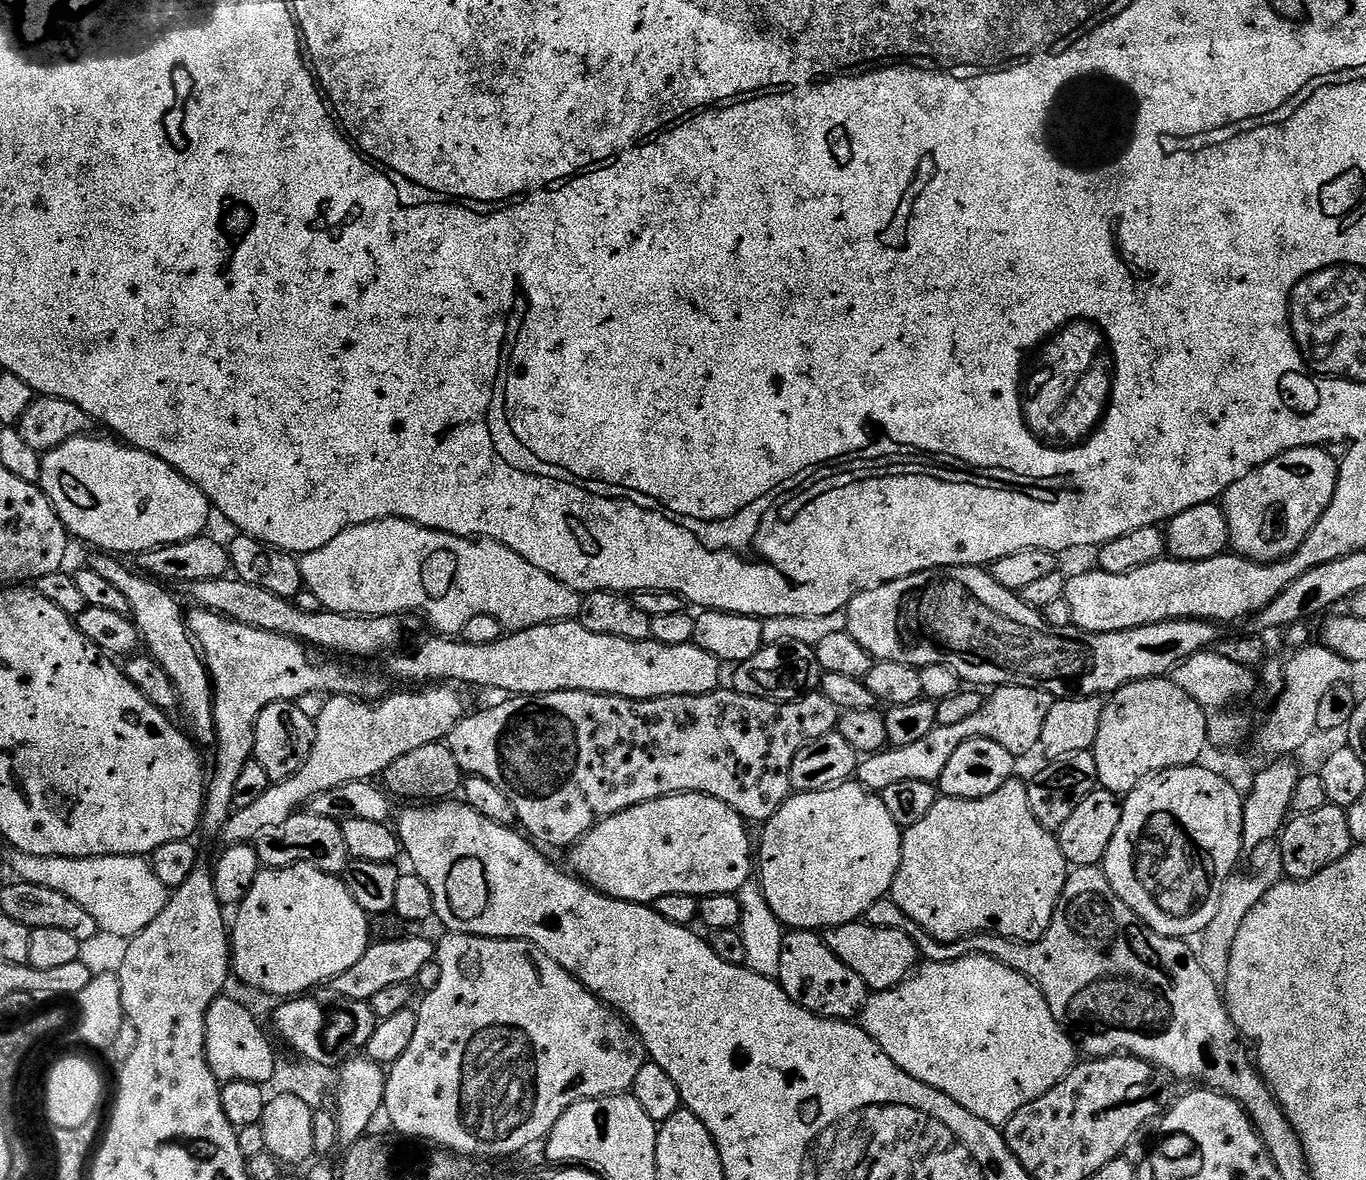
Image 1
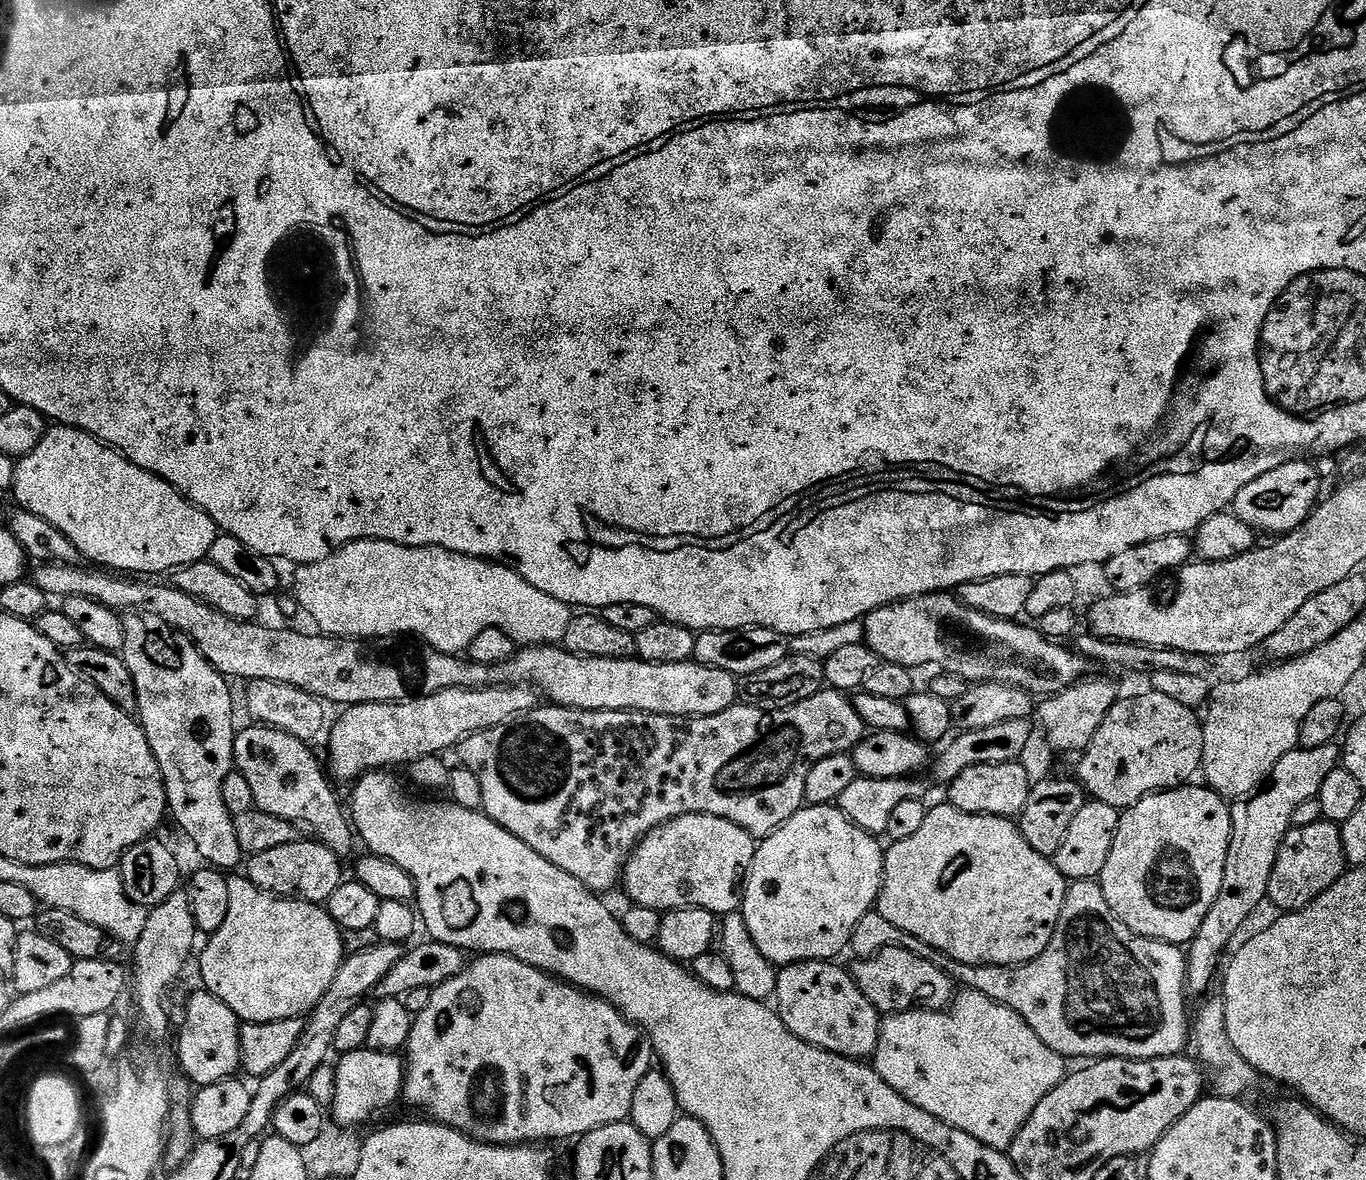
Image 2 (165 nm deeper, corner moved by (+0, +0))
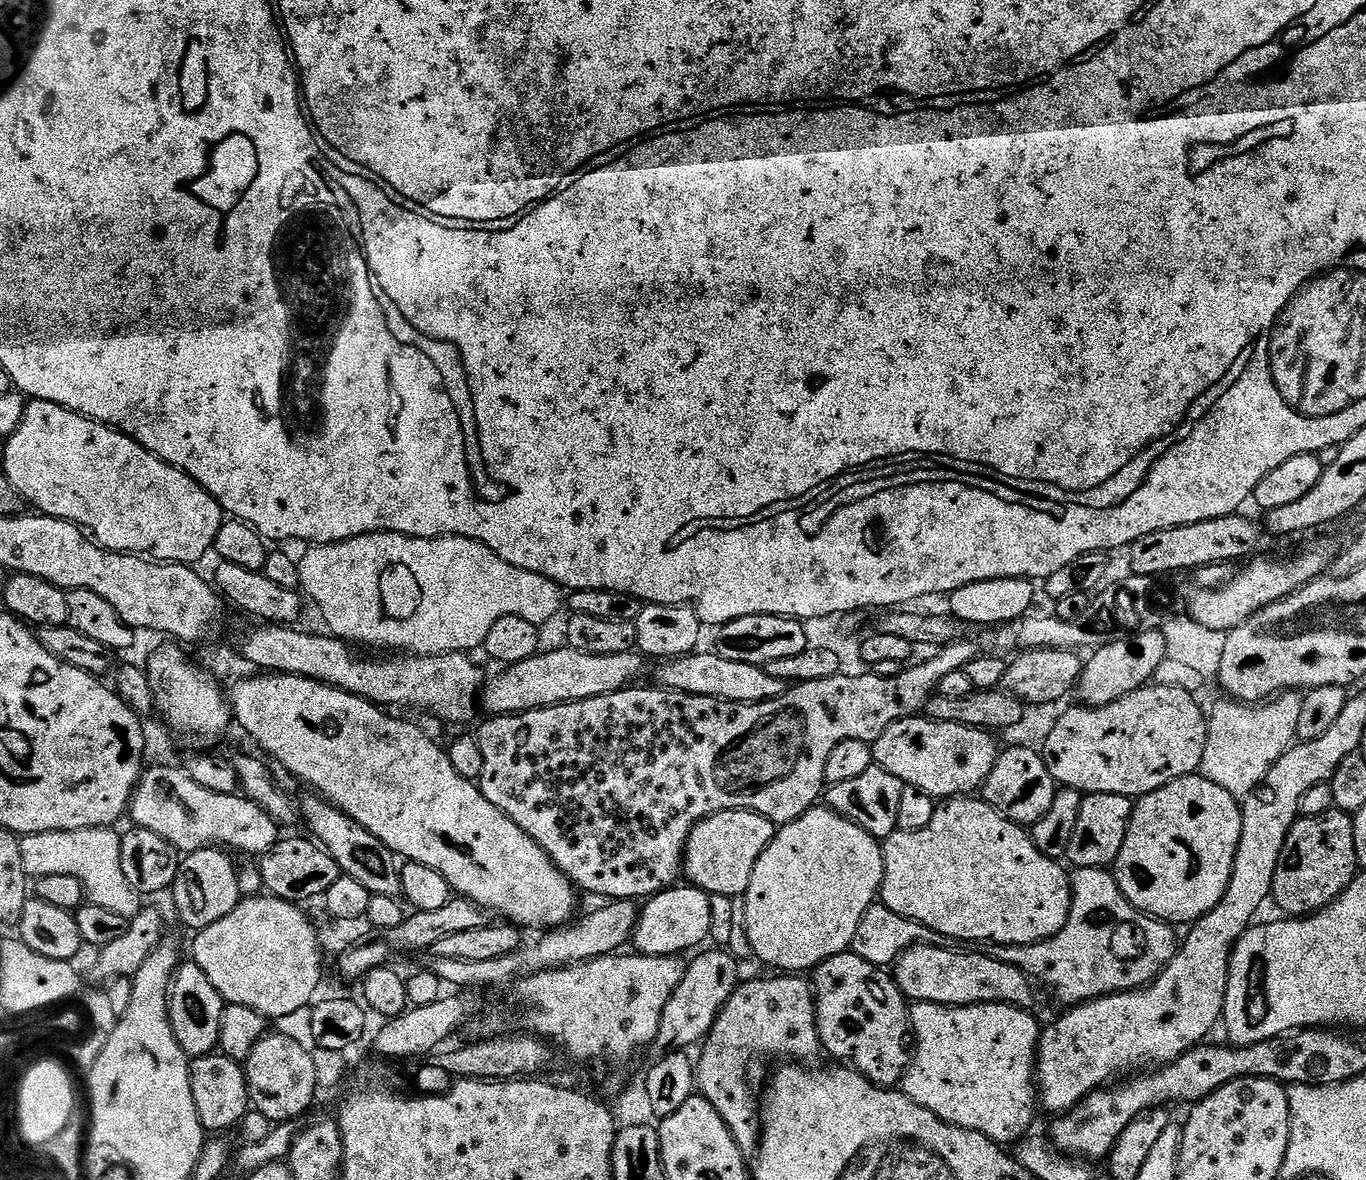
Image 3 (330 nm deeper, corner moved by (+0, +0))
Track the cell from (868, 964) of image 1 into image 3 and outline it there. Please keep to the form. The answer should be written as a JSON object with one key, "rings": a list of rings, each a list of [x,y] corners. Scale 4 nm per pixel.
{"rings":[[[916,944],[905,948],[896,960],[894,979],[909,1001],[946,1004],[949,1008],[964,1008],[967,1004],[1009,1004],[1025,1010],[1033,1007],[1037,989],[1022,969],[996,960],[991,954],[951,952],[948,948],[939,948],[938,944]]]}

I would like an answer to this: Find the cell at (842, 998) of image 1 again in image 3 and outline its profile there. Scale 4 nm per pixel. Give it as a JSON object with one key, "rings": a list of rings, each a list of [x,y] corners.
{"rings":[[[849,950],[838,954],[834,958],[830,958],[826,962],[818,965],[810,976],[810,983],[816,994],[816,1025],[820,1034],[820,1042],[825,1053],[829,1052],[833,1056],[833,1061],[843,1062],[845,1065],[851,1066],[868,1079],[871,1084],[876,1084],[879,1088],[896,1088],[903,1081],[904,1075],[907,1074],[912,1066],[914,1059],[913,1049],[910,1047],[910,1004],[909,1001],[900,992],[900,987],[896,984],[895,979],[891,975],[888,976],[883,967],[866,962],[866,958],[858,958],[856,953]]]}

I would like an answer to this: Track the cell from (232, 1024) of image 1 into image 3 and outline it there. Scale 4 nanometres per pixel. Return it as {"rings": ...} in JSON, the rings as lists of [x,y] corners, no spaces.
{"rings":[[[194,962],[181,963],[172,981],[168,1013],[174,1038],[178,1038],[178,1046],[182,1046],[182,1050],[189,1058],[207,1056],[217,1051],[225,1007],[224,997],[214,986],[214,982],[206,978],[201,968]]]}

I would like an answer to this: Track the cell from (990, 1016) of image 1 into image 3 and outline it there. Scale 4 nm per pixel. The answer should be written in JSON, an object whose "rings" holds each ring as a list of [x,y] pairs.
{"rings":[[[913,1003],[910,1032],[914,1037],[914,1059],[904,1075],[903,1092],[948,1124],[986,1134],[986,1138],[1001,1146],[1015,1145],[1029,1135],[1028,1127],[1036,1116],[1036,1108],[1038,1112],[1036,1062],[1042,1024],[1032,1014],[1009,1004],[967,1004],[964,1008],[949,1008],[946,1004]]]}

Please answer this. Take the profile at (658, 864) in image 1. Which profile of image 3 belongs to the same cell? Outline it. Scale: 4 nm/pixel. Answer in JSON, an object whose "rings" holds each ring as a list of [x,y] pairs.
{"rings":[[[719,812],[699,820],[684,847],[683,875],[689,885],[711,895],[743,897],[762,850],[776,836],[777,825],[757,812]]]}

